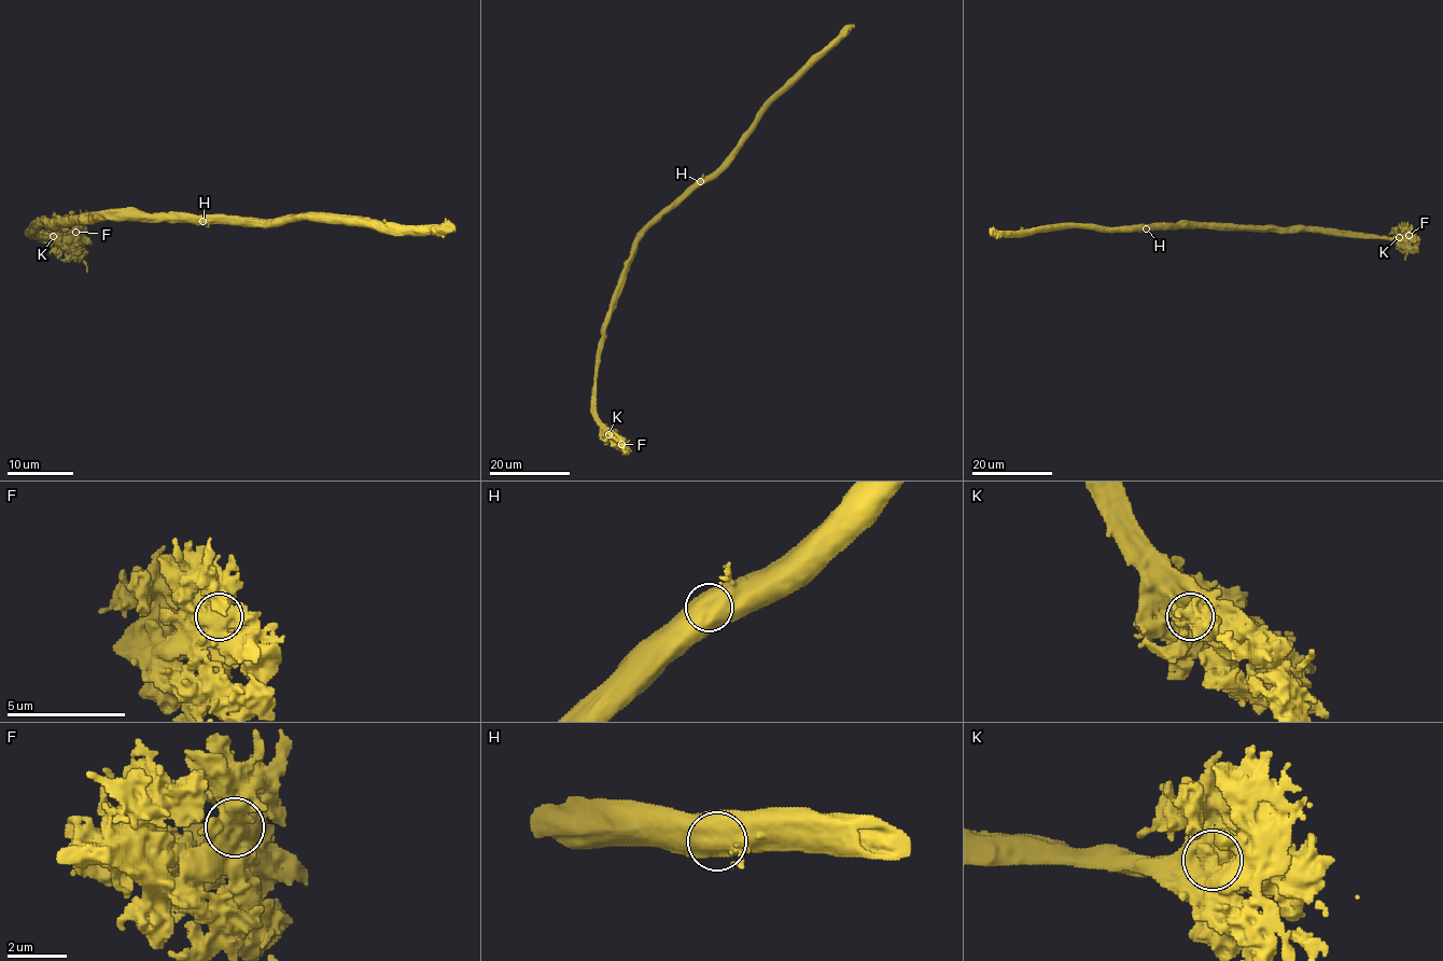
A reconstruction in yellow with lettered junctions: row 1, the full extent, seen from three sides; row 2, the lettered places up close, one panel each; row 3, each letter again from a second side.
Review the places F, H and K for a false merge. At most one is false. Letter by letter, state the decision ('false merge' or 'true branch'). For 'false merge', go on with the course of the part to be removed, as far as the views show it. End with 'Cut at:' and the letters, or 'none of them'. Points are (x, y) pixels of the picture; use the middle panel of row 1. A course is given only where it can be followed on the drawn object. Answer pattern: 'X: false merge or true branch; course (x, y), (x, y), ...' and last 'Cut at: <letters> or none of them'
F: true branch
H: true branch
K: true branch
Cut at: none of them

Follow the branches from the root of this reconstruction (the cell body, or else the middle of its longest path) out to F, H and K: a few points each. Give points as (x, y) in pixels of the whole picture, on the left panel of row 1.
F: (137, 219), (47, 220), (32, 233), (69, 238), (75, 232)
H: (137, 219), (199, 219), (202, 222)
K: (137, 219), (47, 220), (32, 233), (54, 236)

